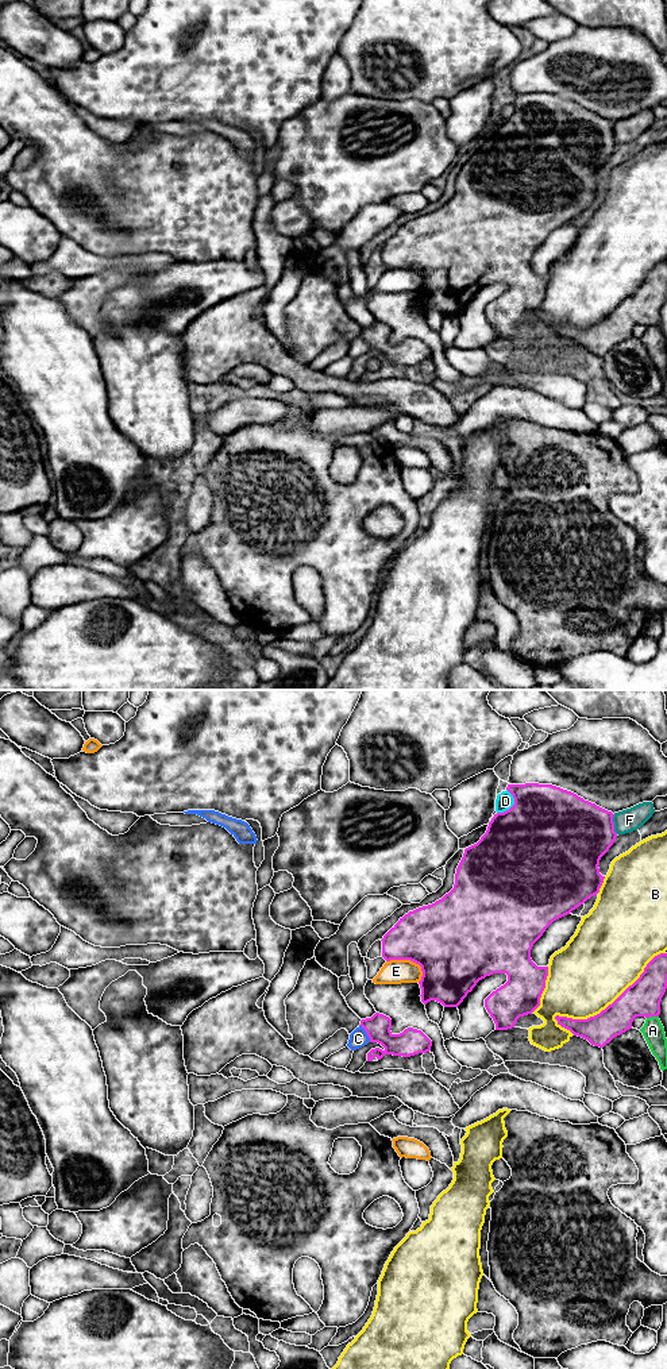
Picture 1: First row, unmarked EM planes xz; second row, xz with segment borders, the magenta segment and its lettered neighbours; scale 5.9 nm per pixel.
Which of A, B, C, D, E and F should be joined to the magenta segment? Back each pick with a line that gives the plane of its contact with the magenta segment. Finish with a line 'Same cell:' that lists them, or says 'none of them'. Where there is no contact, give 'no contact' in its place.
Same cell: none of them

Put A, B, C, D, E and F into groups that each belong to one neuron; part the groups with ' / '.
A / B / C / D / E / F

